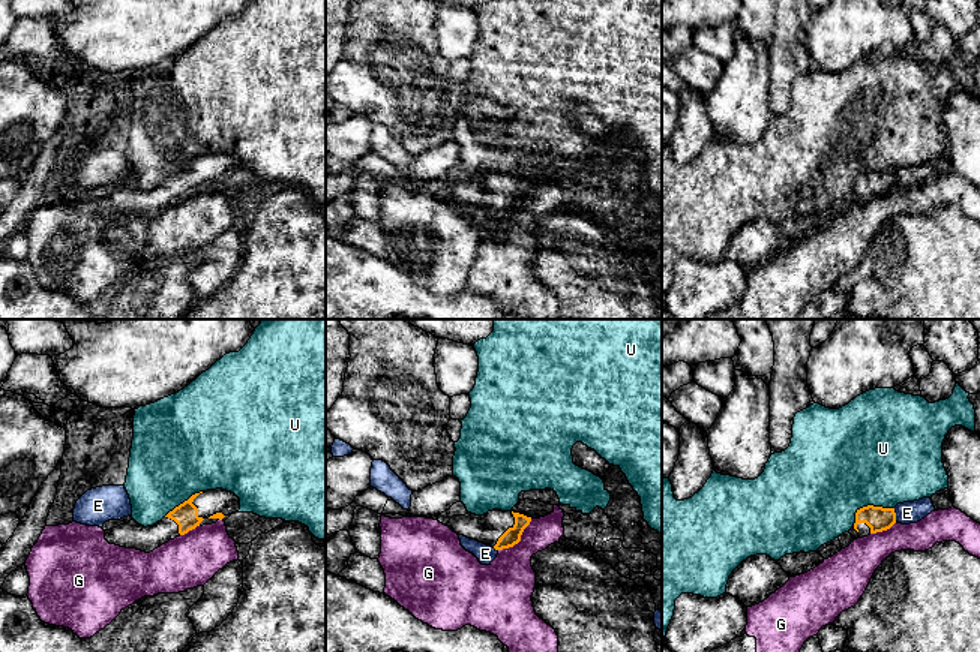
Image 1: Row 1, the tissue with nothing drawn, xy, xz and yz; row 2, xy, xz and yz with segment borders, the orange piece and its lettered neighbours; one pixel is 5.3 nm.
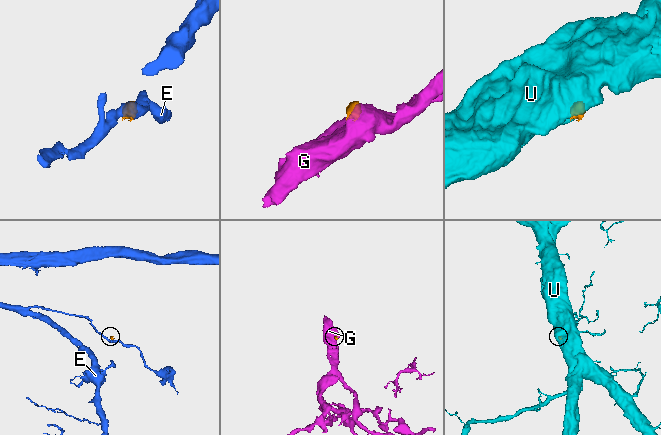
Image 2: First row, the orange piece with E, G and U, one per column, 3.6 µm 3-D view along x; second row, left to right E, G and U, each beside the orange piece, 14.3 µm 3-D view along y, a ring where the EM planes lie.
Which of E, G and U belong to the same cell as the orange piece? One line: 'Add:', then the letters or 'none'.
Add: none

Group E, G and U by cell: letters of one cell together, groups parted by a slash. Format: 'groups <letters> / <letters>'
groups E / G / U

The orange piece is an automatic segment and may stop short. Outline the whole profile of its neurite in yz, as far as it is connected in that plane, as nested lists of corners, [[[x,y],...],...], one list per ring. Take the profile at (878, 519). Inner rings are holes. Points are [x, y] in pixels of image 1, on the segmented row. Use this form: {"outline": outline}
{"outline": [[[867,505],[857,510],[854,529],[858,532],[858,537],[863,538],[870,534],[887,531],[894,523],[896,523],[894,508]]]}

